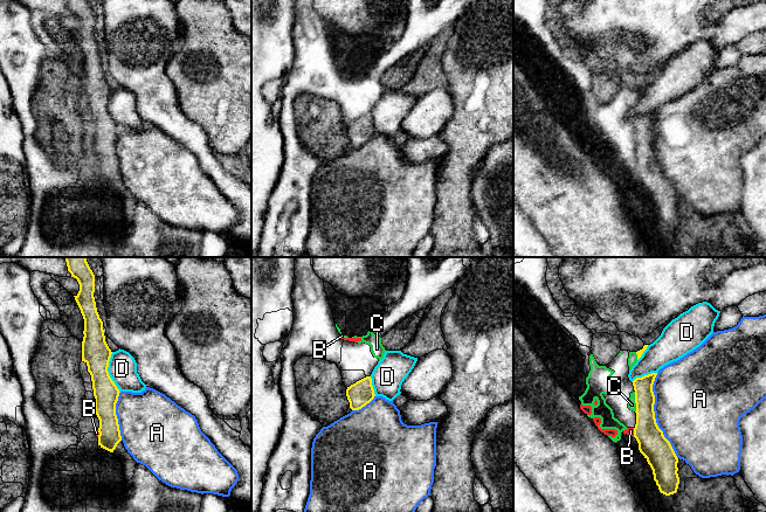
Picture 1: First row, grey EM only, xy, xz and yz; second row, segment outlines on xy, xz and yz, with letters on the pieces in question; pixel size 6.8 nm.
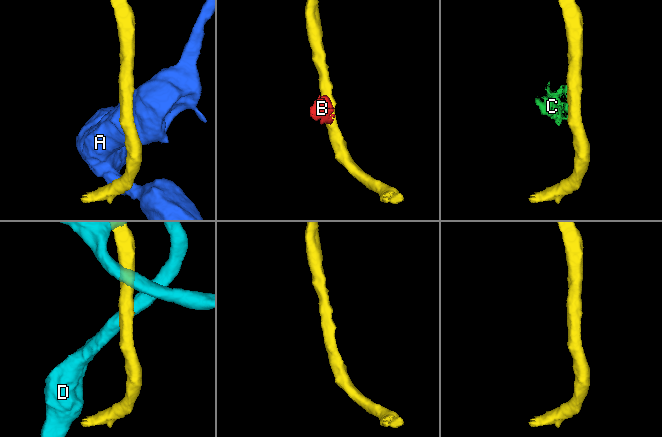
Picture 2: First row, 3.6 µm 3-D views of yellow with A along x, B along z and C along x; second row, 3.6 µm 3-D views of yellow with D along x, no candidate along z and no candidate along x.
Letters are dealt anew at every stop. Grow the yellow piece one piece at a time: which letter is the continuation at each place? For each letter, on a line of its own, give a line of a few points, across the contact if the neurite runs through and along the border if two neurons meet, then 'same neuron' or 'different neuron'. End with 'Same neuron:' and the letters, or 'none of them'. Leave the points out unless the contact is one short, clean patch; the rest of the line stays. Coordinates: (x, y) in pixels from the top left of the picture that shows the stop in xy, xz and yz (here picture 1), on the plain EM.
A: different neuron
B: yz (633, 166), (634, 174) | different neuron
C: different neuron
D: xy (111, 90), (108, 112), (119, 130) | different neuron
Same neuron: none of them

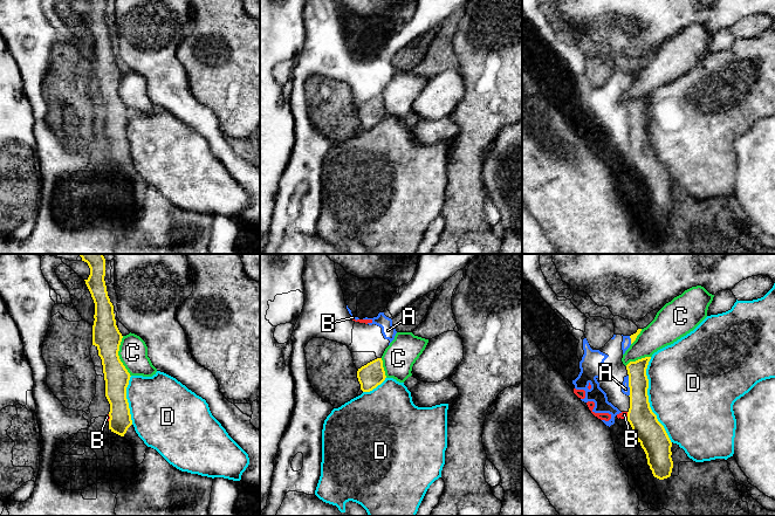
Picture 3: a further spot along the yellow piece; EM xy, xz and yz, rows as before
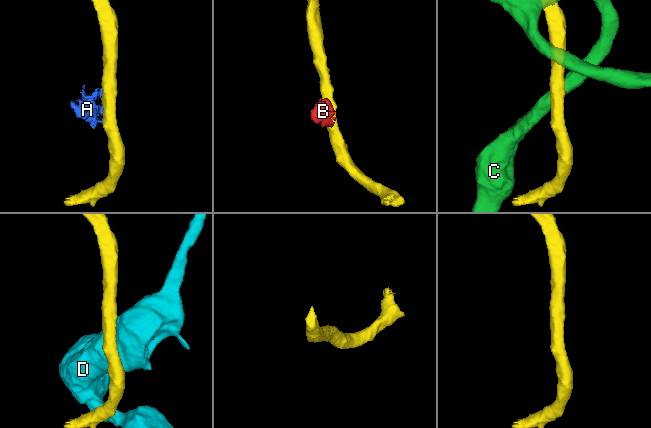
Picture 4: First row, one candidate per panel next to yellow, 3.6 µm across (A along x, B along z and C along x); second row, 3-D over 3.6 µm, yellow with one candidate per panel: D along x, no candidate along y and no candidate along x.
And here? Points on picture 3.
A: different neuron
B: yz (626, 150), (628, 158) | different neuron
C: xy (122, 74), (118, 96), (130, 114) | different neuron
D: different neuron
Same neuron: none of them

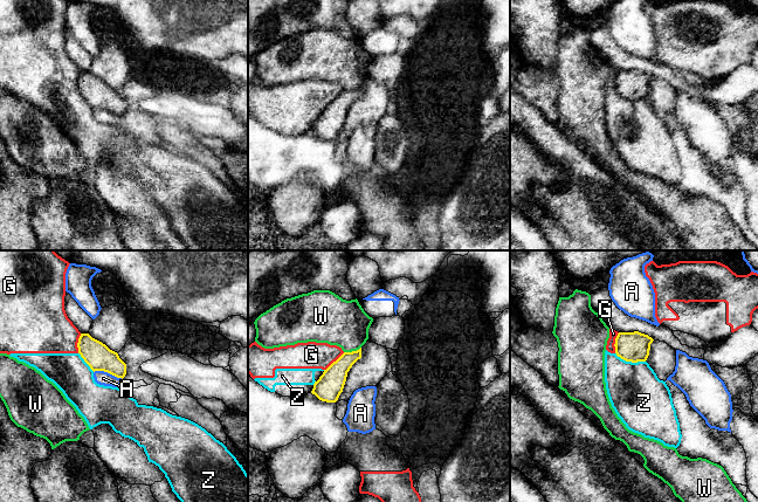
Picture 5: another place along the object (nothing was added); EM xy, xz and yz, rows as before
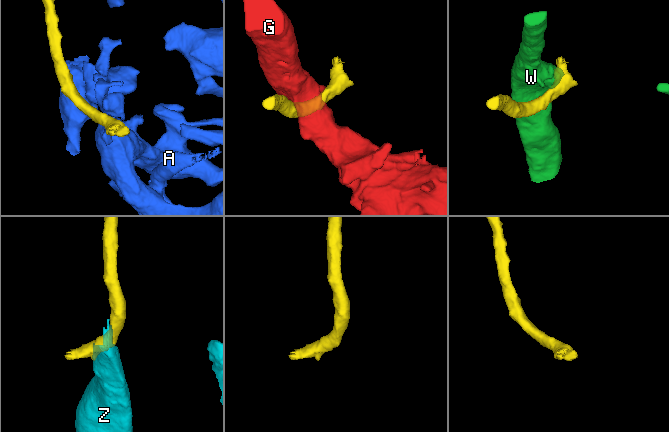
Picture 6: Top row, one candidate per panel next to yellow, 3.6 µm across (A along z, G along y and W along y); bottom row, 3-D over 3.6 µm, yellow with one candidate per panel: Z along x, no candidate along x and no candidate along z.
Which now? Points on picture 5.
A: different neuron
G: different neuron
W: xz (360, 84), (353, 89), (344, 90) | different neuron
Z: different neuron
Same neuron: none of them

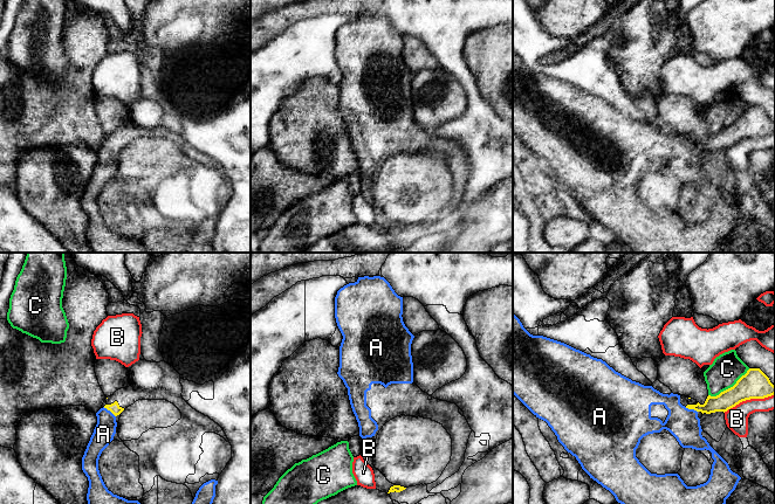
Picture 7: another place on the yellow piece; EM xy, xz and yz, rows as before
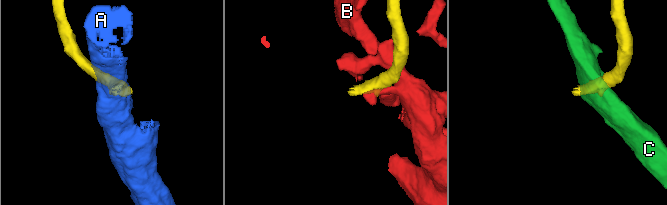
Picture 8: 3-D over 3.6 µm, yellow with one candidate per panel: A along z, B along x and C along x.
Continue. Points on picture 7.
A: xy (115, 146), (109, 147), (103, 172) | same neuron
B: different neuron
C: yz (749, 106), (732, 124), (715, 133), (708, 133) | different neuron
Same neuron: A

